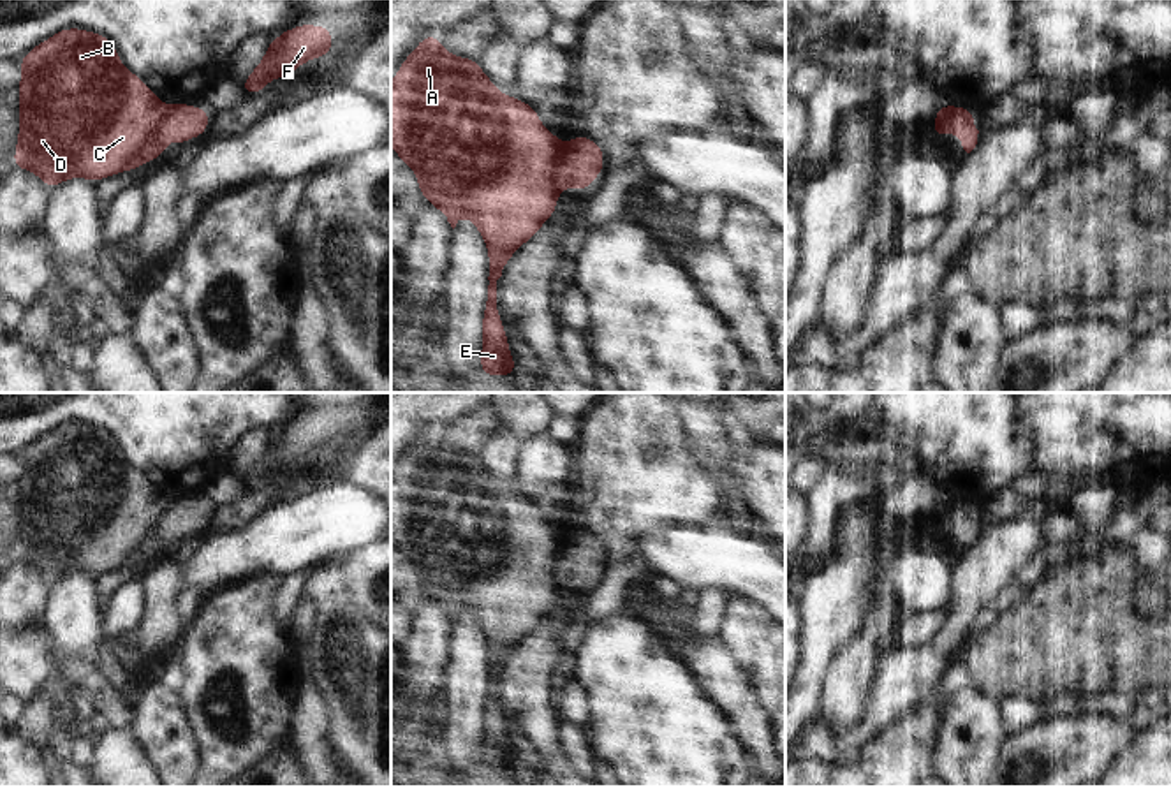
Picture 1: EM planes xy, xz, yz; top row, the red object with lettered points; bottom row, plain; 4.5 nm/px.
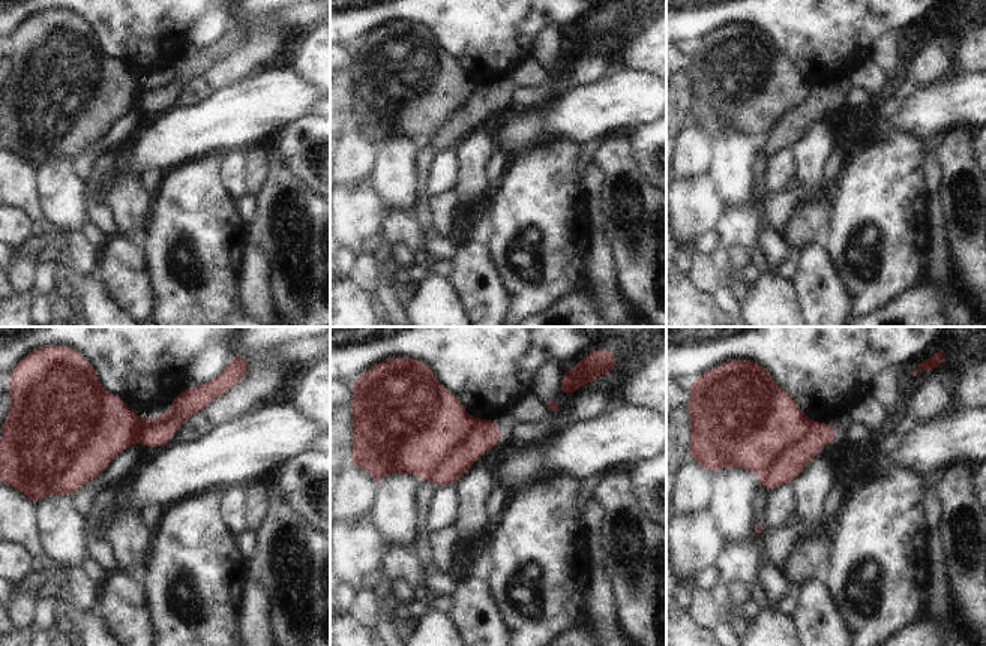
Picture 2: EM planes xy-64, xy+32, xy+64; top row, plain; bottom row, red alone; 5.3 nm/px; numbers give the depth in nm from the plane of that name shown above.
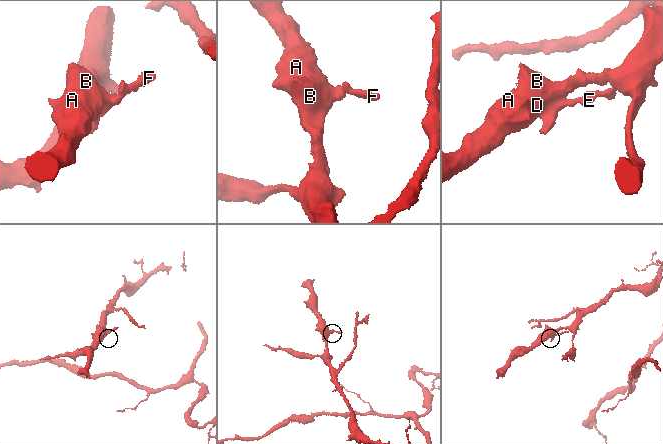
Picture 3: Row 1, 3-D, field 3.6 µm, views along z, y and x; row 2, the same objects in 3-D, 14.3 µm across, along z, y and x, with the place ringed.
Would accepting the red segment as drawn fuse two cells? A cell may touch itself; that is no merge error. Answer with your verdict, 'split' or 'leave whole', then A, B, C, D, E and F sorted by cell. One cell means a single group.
split; A B C D / E F

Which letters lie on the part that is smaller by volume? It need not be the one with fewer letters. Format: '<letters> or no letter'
E, F

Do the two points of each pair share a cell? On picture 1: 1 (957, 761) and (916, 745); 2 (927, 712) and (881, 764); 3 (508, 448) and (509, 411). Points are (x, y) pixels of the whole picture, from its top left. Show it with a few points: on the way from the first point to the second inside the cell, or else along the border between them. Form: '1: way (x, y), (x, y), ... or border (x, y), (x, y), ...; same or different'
1: border (942, 712), (934, 768); different
2: way (921, 724), (893, 752); same
3: border (500, 428), (509, 428), (522, 437); different

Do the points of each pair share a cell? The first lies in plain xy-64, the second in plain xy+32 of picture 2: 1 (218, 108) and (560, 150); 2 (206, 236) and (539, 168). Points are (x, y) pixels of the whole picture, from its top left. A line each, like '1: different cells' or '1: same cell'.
1: different cells
2: same cell

